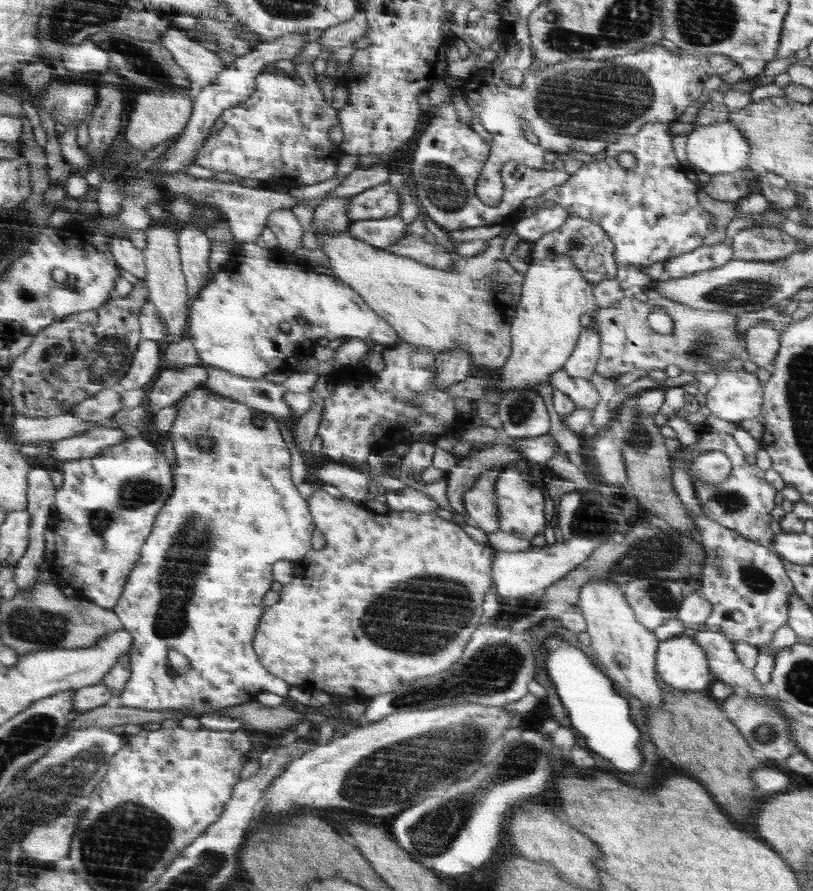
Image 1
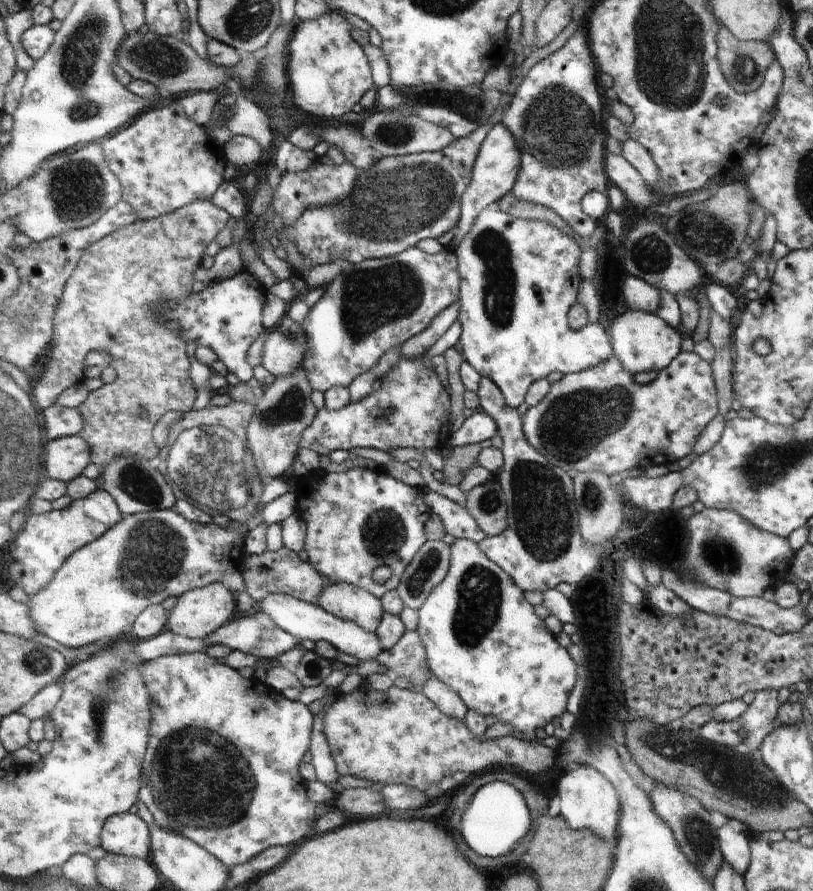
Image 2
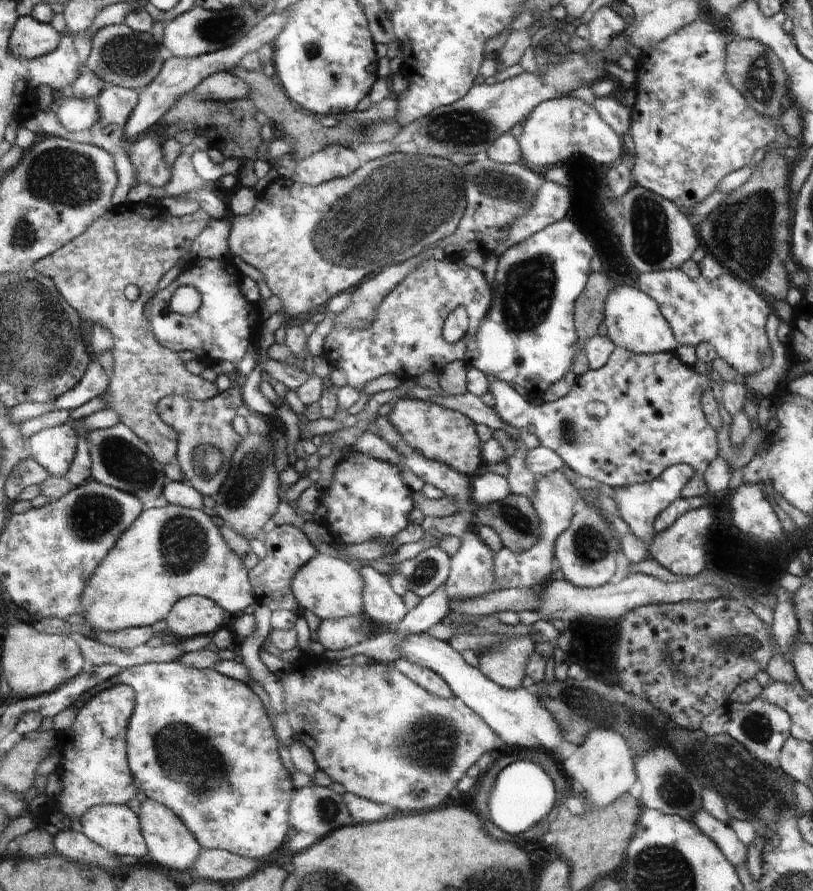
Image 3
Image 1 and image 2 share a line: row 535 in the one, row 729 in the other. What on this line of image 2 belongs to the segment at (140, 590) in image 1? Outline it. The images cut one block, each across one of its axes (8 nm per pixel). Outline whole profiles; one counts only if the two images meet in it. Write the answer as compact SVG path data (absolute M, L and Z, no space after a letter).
M209 652L164 656L146 662L142 666L142 672L153 694L154 720L150 728L150 744L145 758L141 800L155 817L154 822L164 830L184 834L194 842L205 846L216 858L222 859L222 862L231 867L248 862L268 846L274 844L290 846L304 840L312 828L312 820L315 820L314 812L316 812L316 804L308 800L306 794L306 780L302 778L303 774L300 774L300 760L302 754L308 750L314 724L314 716L310 714L308 707L300 704L300 701L292 702L282 694L282 691L274 689L259 679L242 678L240 671L234 670L234 667L226 662L215 659Z

